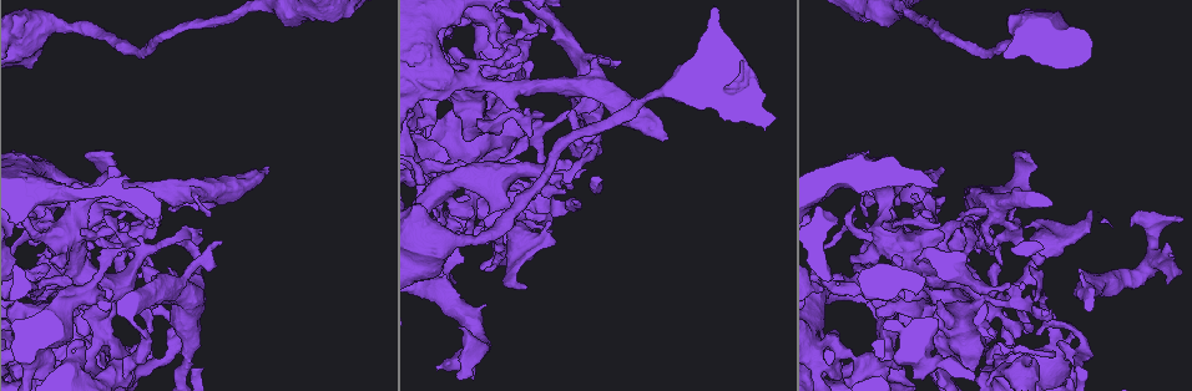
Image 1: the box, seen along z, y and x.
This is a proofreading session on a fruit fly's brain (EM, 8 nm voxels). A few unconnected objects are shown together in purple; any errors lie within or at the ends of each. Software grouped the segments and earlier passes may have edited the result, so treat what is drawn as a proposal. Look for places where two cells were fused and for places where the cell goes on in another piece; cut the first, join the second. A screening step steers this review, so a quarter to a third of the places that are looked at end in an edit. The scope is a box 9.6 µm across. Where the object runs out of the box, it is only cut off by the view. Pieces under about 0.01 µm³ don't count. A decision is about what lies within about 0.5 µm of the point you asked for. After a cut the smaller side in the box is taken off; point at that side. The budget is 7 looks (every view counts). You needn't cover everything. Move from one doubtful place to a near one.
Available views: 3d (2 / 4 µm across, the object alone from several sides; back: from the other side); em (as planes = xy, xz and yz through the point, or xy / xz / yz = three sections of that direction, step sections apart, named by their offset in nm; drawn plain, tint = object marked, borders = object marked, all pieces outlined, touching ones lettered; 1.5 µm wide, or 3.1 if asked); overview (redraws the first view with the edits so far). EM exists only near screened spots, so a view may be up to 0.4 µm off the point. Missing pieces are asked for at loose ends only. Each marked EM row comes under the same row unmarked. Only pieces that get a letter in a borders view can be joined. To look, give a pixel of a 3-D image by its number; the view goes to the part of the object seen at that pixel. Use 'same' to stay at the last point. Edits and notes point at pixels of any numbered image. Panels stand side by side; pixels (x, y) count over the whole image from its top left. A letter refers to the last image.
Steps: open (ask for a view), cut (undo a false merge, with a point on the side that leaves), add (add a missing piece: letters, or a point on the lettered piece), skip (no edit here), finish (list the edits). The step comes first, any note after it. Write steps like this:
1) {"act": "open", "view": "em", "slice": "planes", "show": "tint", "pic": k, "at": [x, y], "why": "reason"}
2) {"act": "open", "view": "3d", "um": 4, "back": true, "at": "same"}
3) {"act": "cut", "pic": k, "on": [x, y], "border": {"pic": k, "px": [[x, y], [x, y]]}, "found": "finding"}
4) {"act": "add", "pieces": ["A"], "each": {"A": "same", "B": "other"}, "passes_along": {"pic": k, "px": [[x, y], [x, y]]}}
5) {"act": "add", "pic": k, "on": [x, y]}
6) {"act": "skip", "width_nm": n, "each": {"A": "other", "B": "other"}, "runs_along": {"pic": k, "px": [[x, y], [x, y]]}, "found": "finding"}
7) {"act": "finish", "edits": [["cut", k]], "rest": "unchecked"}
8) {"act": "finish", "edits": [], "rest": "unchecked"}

{"act": "open", "view": "em", "slice": "xz", "step": 8, "show": "tint", "pic": 1, "at": [23, 243], "why": "abrupt turn"}

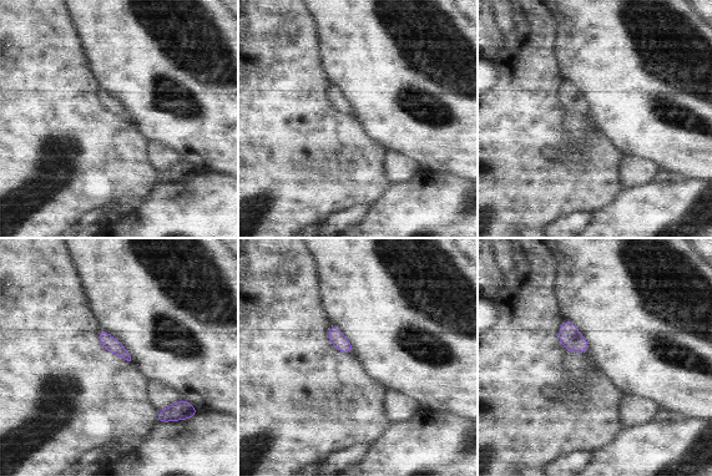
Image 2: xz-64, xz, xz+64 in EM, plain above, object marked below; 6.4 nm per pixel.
{"act": "open", "view": "em", "slice": "planes", "show": "borders", "at": "same"}

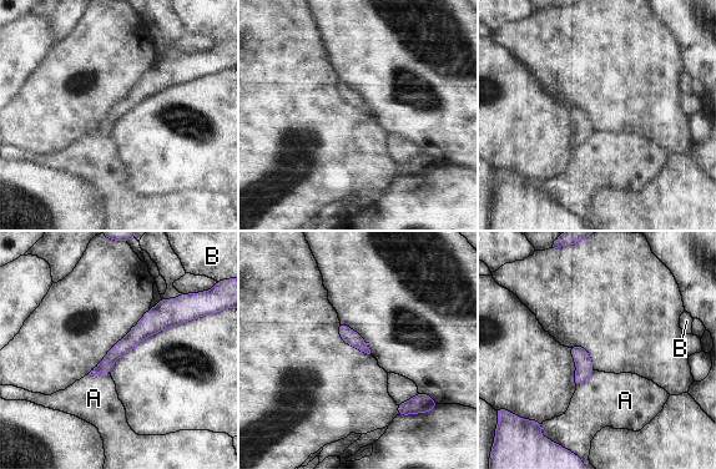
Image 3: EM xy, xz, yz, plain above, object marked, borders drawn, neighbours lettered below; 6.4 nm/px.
{"act": "skip", "width_nm": 90, "each": {"A": "other", "B": "other"}, "runs_along": {"pic": 3, "px": [[197, 311], [167, 312], [96, 371]]}, "found": "continuous, no second cell"}

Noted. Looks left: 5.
{"act": "open", "view": "em", "slice": "xz", "step": 4, "show": "tint", "pic": 1, "at": [150, 309], "why": "an open end"}

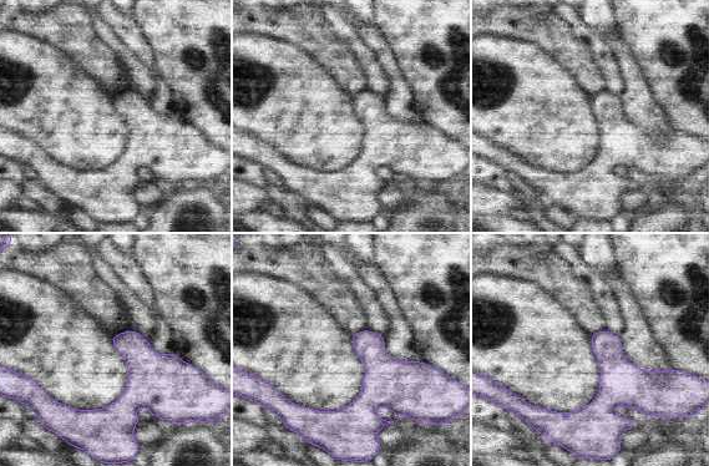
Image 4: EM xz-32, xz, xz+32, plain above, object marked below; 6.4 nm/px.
{"act": "open", "view": "em", "slice": "planes", "show": "borders", "at": "same"}

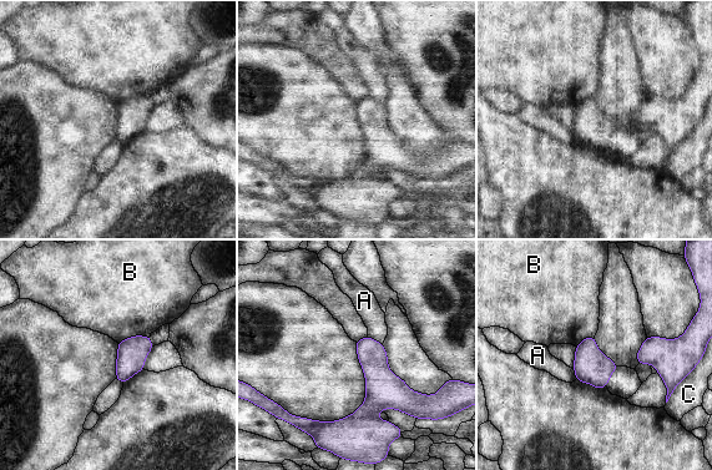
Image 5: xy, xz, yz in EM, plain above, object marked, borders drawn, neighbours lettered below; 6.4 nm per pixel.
{"act": "skip", "each": {"A": "other", "B": "other", "C": "other"}, "border": {"pic": 5, "px": [[368, 335], [382, 344]]}, "found": "none of them fits"}

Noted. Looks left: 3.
{"act": "open", "view": "em", "slice": "planes", "show": "borders", "pic": 1, "at": [36, 254], "why": "stops while still wide"}

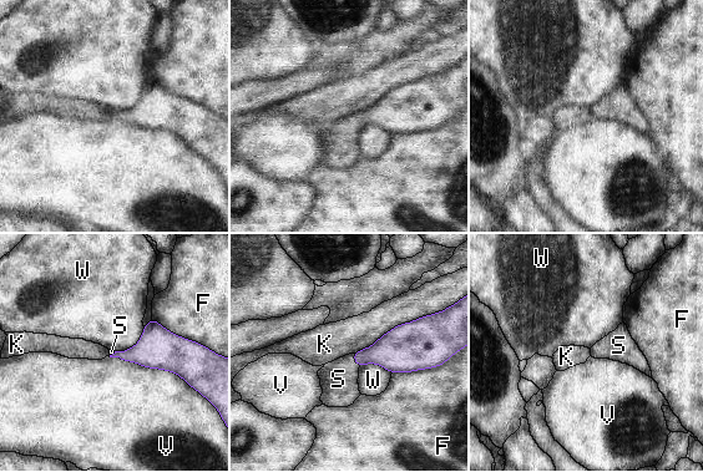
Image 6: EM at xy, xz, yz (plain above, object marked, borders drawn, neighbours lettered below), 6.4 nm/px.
{"act": "add", "pieces": ["S"], "each": {"F": "other", "K": "other", "S": "same", "V": "other", "W": "other"}, "found": "the cell continues"}

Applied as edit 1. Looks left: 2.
{"act": "finish", "edits": [["add", 6]], "rest": "unchecked"}

